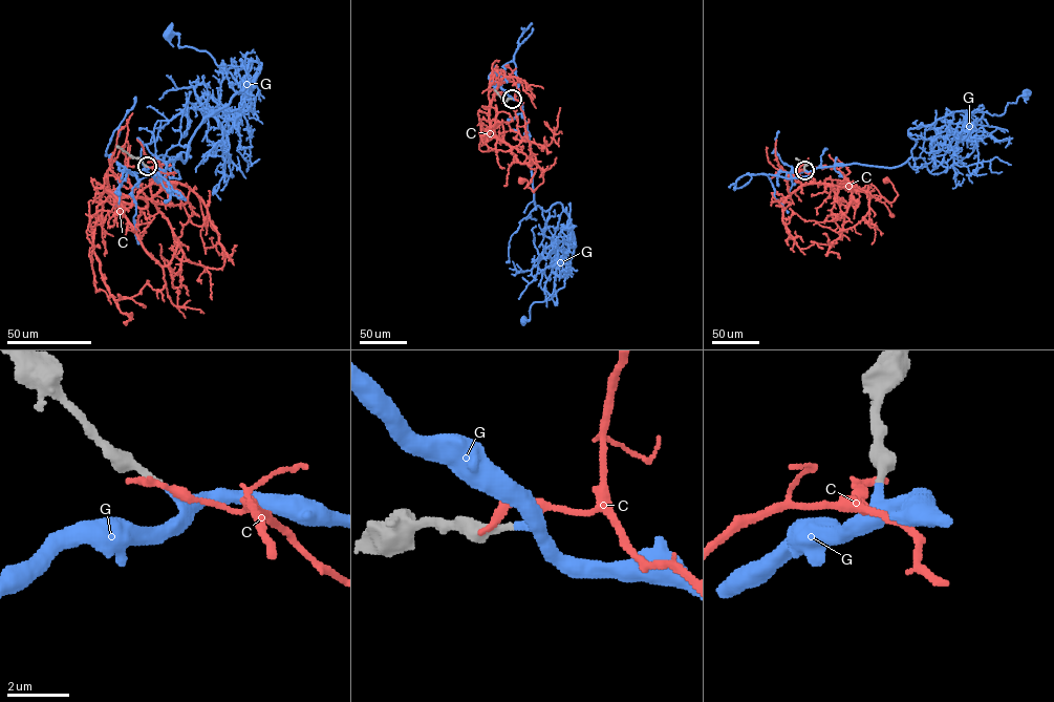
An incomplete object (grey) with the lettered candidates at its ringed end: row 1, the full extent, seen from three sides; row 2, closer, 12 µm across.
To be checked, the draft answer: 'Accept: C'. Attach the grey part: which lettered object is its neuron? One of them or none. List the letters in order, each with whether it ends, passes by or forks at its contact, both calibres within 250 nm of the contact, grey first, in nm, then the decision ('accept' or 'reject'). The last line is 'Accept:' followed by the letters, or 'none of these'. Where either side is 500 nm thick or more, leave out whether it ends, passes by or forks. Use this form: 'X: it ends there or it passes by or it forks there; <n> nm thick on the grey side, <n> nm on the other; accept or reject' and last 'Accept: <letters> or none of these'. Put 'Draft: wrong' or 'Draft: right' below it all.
C: it ends there; 380 nm thick on the grey side, 300 nm on the other; reject
G: it ends there; 240 nm thick on the grey side, 240 nm on the other; accept
Accept: G
Draft: wrong

